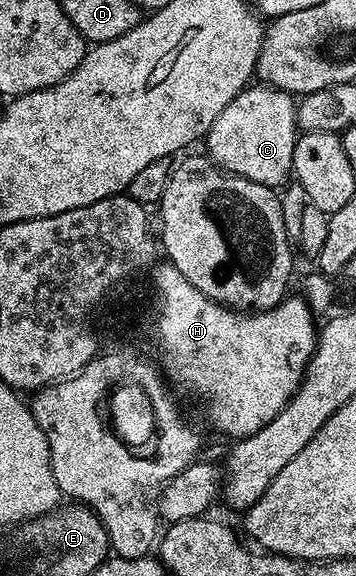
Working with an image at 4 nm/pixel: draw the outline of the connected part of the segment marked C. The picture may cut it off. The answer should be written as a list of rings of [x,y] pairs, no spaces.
[[[250,85],[215,117],[207,136],[207,155],[222,171],[255,181],[264,187],[281,189],[290,182],[297,144],[297,103],[288,91],[268,85]]]

